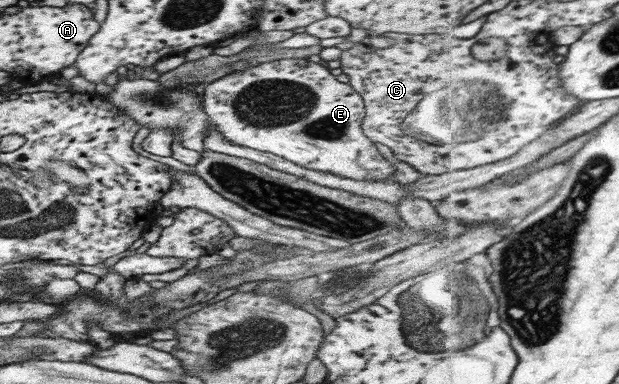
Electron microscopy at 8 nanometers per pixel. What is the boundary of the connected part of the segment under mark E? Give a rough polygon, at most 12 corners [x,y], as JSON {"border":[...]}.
{"border":[[261,62],[203,90],[228,142],[392,179],[363,101],[322,62]]}

